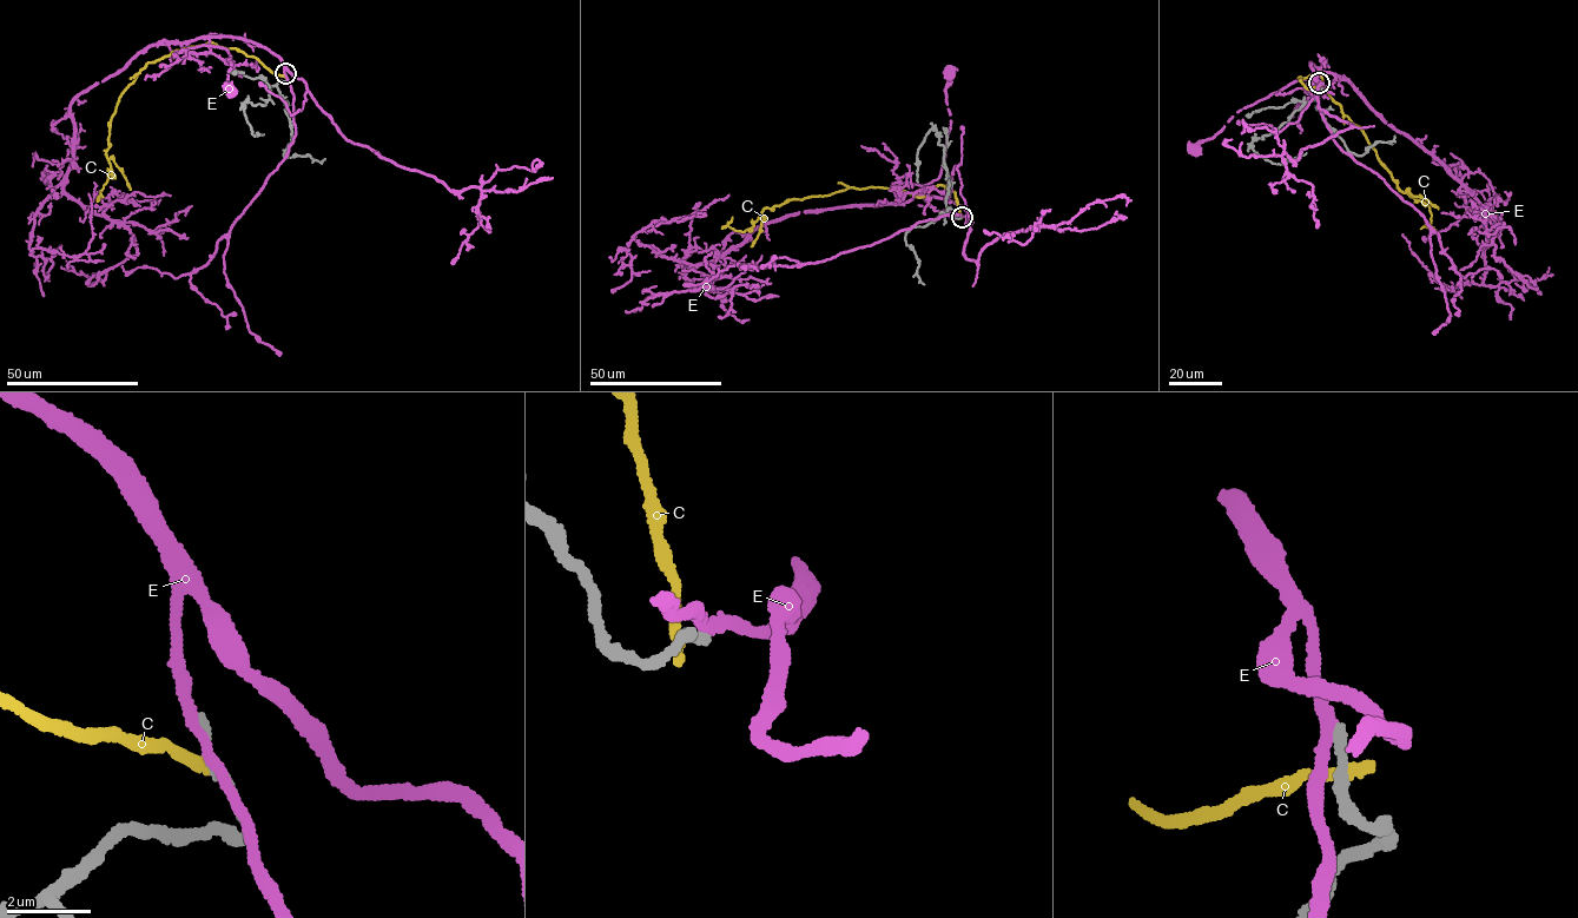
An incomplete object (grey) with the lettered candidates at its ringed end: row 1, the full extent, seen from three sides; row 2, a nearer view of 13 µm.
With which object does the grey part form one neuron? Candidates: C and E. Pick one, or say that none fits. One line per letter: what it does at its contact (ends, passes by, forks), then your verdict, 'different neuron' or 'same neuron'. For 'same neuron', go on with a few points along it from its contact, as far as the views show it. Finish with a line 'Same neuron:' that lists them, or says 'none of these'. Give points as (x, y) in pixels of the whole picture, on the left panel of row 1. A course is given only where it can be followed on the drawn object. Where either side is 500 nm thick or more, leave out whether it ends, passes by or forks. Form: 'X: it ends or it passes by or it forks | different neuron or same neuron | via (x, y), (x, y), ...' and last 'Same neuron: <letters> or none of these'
C: it ends | different neuron
E: it passes by | different neuron
Same neuron: none of these

